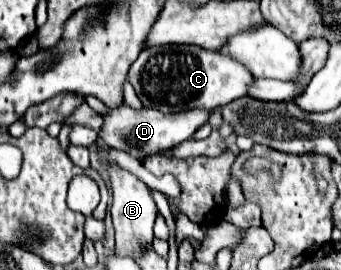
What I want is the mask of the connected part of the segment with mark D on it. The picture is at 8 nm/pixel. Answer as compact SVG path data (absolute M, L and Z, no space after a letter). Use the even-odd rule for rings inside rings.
M124 102L116 108L108 108L108 112L104 114L104 124L102 124L98 136L102 138L102 142L106 146L110 146L114 150L124 150L132 158L142 160L152 154L168 152L168 150L176 148L178 144L190 140L194 136L194 132L208 122L210 112L212 110L208 110L208 108L194 108L194 110L164 114L156 108L138 108L136 110Z

